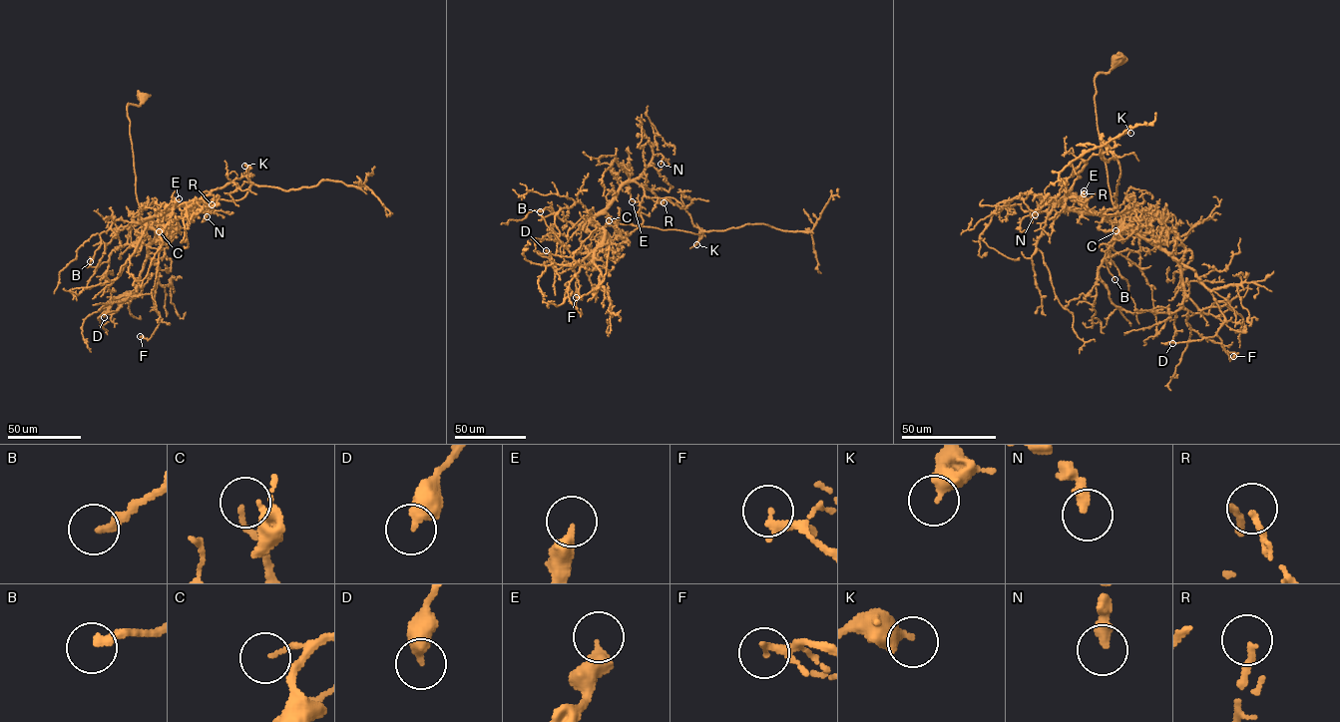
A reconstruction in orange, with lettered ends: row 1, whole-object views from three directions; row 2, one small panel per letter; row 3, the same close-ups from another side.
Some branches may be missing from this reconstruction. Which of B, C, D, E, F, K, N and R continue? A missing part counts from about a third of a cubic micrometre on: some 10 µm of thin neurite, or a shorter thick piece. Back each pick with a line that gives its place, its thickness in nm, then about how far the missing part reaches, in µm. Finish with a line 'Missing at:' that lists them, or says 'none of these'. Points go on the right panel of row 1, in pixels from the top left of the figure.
B: at (1115, 279); 240 nm thick; about 35 µm are missing
N: at (1035, 214); 320 nm thick; about 35 µm are missing
Missing at: B, N

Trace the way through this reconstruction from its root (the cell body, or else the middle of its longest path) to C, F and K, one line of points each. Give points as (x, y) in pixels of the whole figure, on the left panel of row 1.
C: (144, 97), (139, 105), (130, 104), (127, 107), (140, 207), (138, 220), (159, 231)
F: (144, 97), (127, 114), (138, 220), (155, 232), (149, 255), (162, 320), (149, 338), (140, 336)
K: (144, 97), (139, 105), (127, 108), (140, 222), (239, 180), (249, 169), (244, 166)

